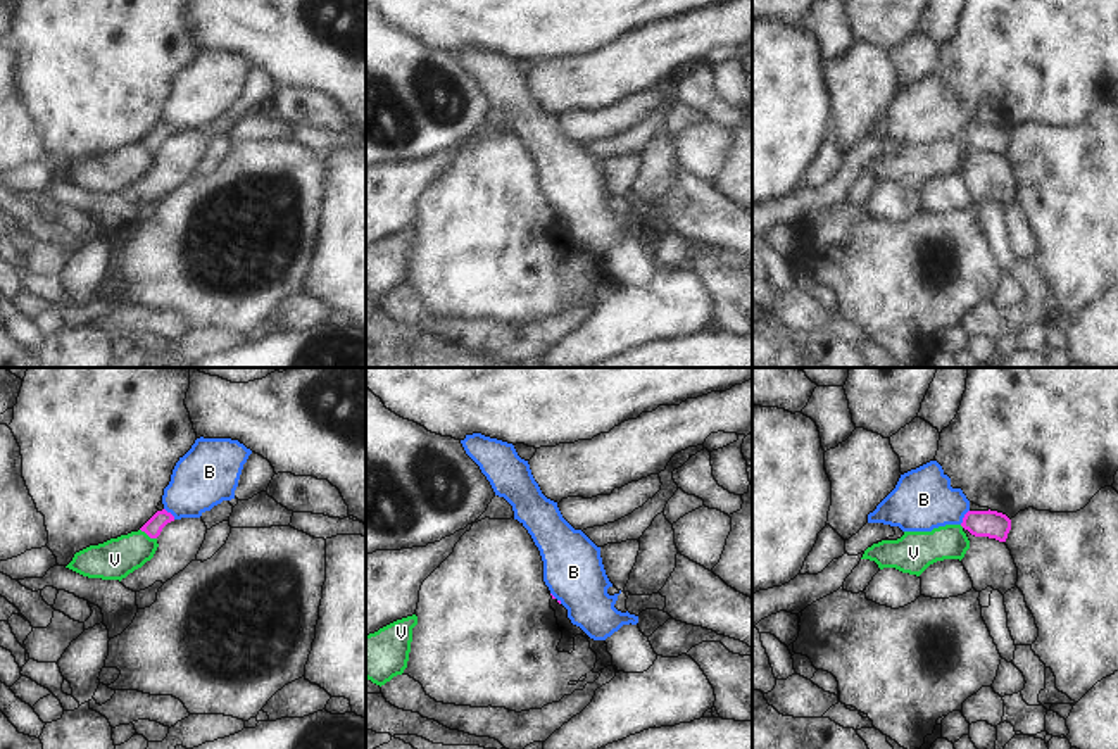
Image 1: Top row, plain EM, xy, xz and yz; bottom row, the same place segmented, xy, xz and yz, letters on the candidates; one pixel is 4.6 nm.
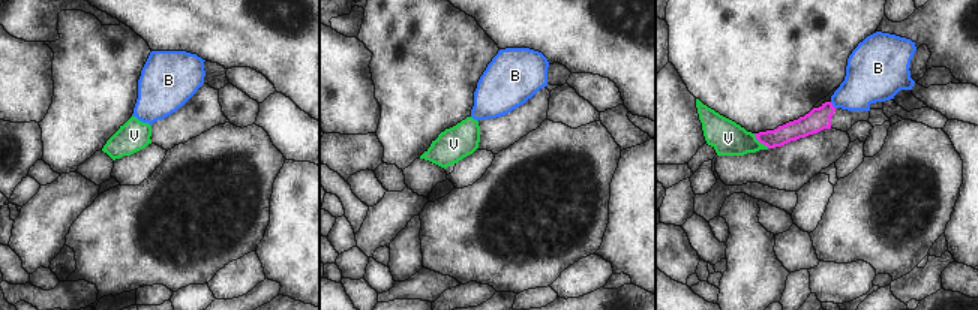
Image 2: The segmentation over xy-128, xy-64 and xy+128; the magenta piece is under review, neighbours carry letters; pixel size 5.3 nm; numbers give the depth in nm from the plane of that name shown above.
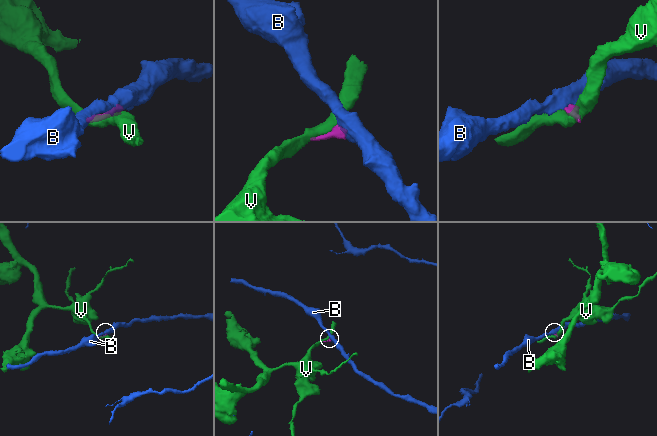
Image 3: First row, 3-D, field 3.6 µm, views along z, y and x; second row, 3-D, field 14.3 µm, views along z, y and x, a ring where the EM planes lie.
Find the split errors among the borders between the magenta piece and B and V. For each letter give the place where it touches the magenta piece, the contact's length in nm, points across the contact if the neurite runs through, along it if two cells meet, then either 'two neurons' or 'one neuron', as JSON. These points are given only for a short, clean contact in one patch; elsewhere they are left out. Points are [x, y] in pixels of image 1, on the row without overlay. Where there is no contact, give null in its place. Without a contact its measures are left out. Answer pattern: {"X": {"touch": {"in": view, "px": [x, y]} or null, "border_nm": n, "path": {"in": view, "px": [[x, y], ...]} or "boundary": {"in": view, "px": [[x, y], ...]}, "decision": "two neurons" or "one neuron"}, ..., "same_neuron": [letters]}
{"B": {"touch": {"in": "yz", "px": [965, 130]}, "border_nm": 80, "boundary": {"in": "yz", "px": [[968, 123], [960, 137]]}, "decision": "two neurons"}, "V": {"touch": {"in": "xy", "px": [149, 149]}, "border_nm": 90, "decision": "two neurons"}, "same_neuron": []}

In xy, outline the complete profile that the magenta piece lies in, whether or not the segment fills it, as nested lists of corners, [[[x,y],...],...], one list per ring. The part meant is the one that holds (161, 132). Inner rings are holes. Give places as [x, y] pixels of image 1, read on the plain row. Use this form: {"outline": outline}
{"outline": [[[166,123],[157,124],[140,143],[145,145],[150,152],[157,152],[162,142],[174,135],[174,129]]]}

